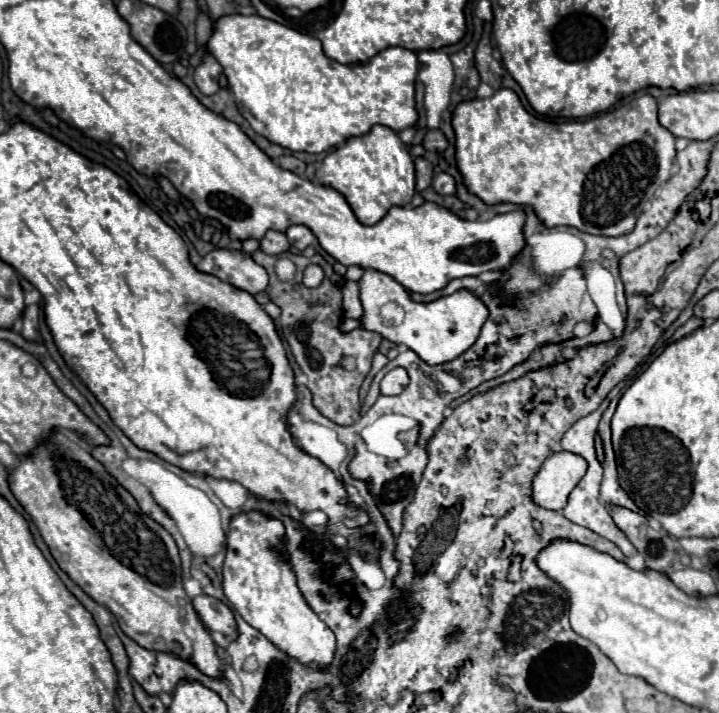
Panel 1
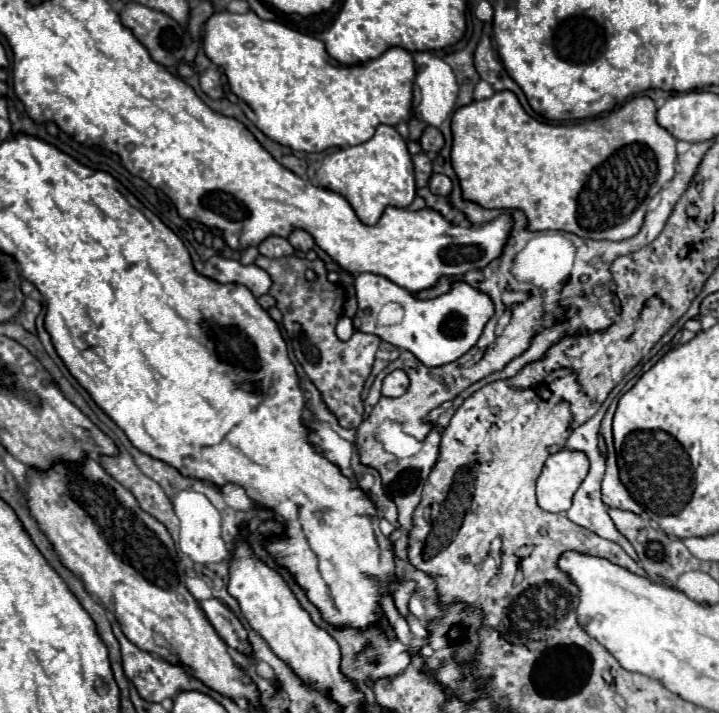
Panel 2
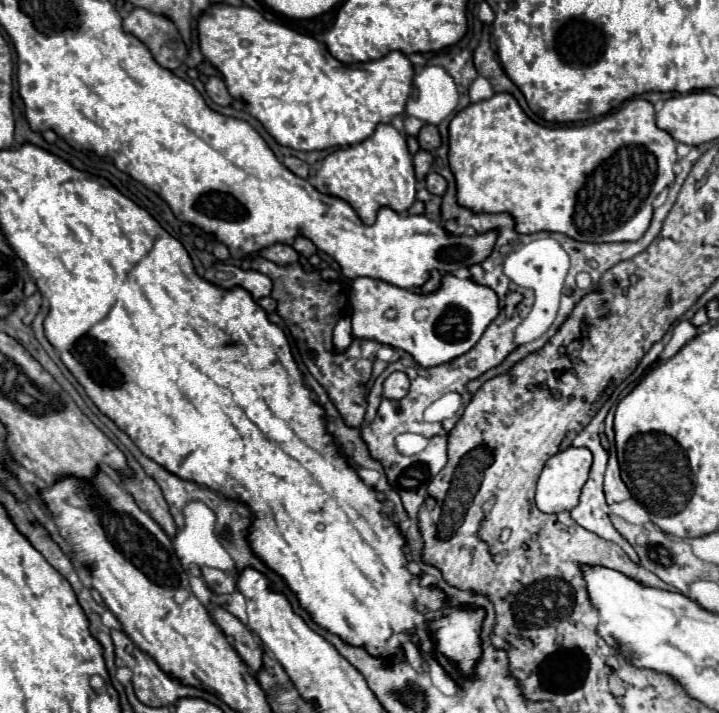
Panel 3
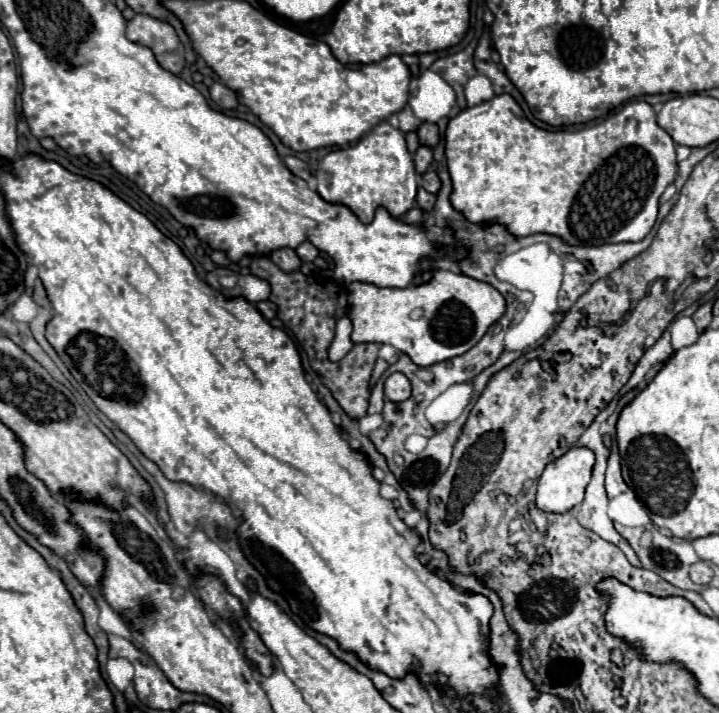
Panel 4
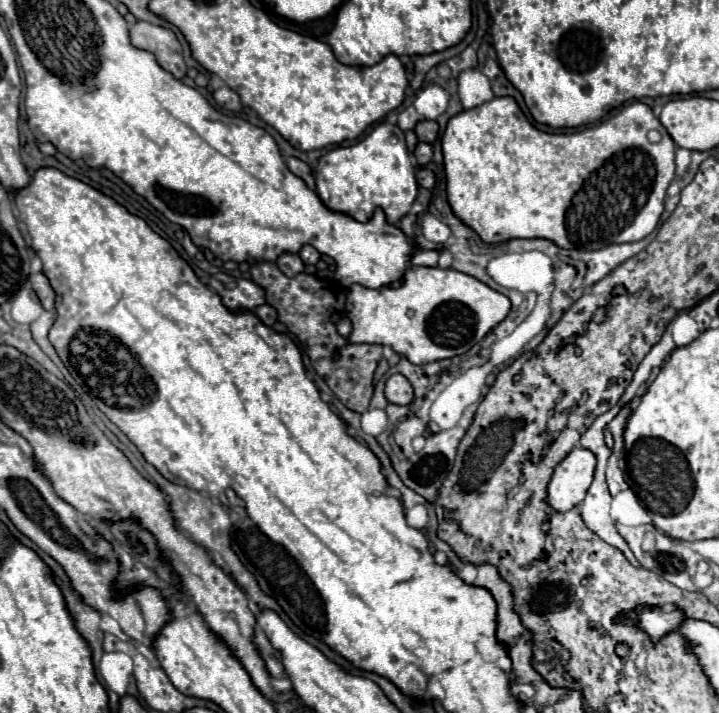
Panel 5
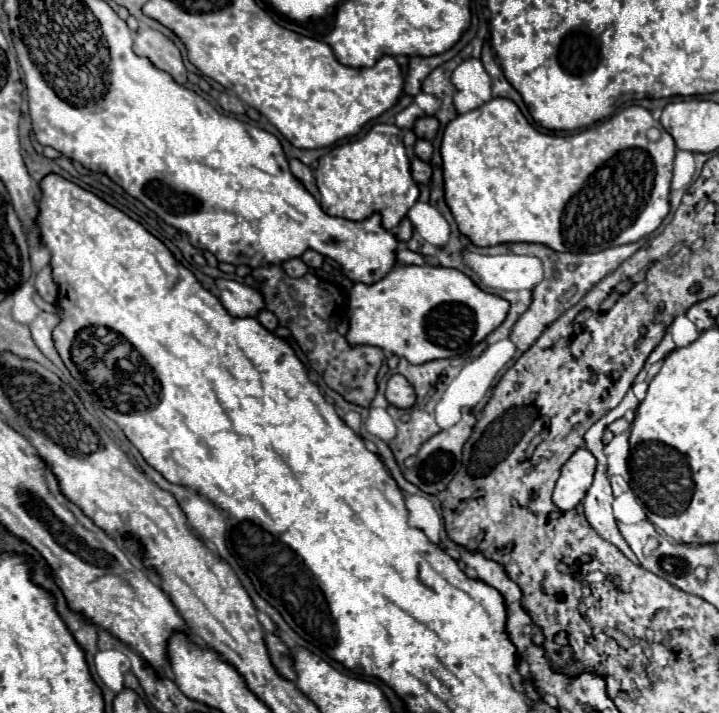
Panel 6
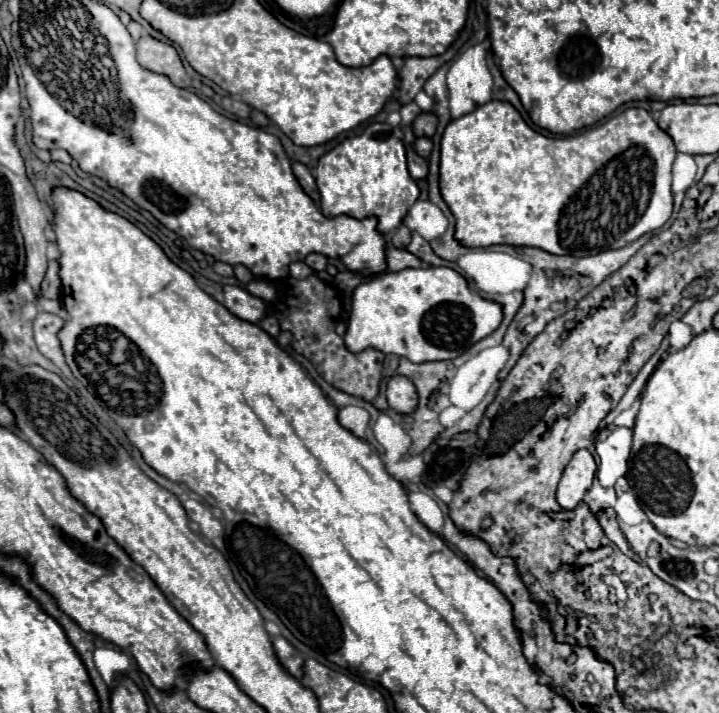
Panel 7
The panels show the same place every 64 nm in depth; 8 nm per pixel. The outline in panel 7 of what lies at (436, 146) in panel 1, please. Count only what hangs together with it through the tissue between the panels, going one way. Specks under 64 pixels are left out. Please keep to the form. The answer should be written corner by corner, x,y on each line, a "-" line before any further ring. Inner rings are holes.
422,112
422,114
414,120
412,128
414,128
414,134
416,134
416,136
432,138
434,132
436,132
436,124
438,124
438,118
436,118
432,112

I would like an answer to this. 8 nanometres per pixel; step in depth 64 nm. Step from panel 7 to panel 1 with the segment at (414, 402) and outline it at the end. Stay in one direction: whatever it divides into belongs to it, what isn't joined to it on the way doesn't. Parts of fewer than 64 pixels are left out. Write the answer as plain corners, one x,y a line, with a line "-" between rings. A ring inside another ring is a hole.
394,368
382,378
380,392
394,396
394,394
400,394
406,386
408,386
408,372
404,368

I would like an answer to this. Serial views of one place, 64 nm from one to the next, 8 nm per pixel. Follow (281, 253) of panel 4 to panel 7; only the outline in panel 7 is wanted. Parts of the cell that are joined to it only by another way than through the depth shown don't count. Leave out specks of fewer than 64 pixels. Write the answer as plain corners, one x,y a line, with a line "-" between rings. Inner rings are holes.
292,262
288,266
288,272
292,278
308,278
312,274
312,270
304,262

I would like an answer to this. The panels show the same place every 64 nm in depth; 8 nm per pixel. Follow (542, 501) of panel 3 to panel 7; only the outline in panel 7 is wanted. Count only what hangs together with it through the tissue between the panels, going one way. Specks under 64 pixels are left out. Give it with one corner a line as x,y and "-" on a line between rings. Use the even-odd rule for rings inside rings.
578,450
564,468
562,480
556,490
556,500
564,510
572,510
586,496
592,486
596,462
590,450

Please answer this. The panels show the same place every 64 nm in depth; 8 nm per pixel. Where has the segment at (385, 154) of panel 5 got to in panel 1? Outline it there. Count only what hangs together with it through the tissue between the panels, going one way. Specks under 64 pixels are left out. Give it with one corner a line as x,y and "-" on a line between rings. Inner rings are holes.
374,126
368,134
360,138
348,138
342,146
334,148
324,160
322,166
316,170
316,182
322,186
330,186
338,190
346,202
350,204
352,212
362,224
376,224
382,220
382,216
392,208
392,206
406,206
416,194
416,174
414,160
408,152
408,146
402,144
398,134
386,126

